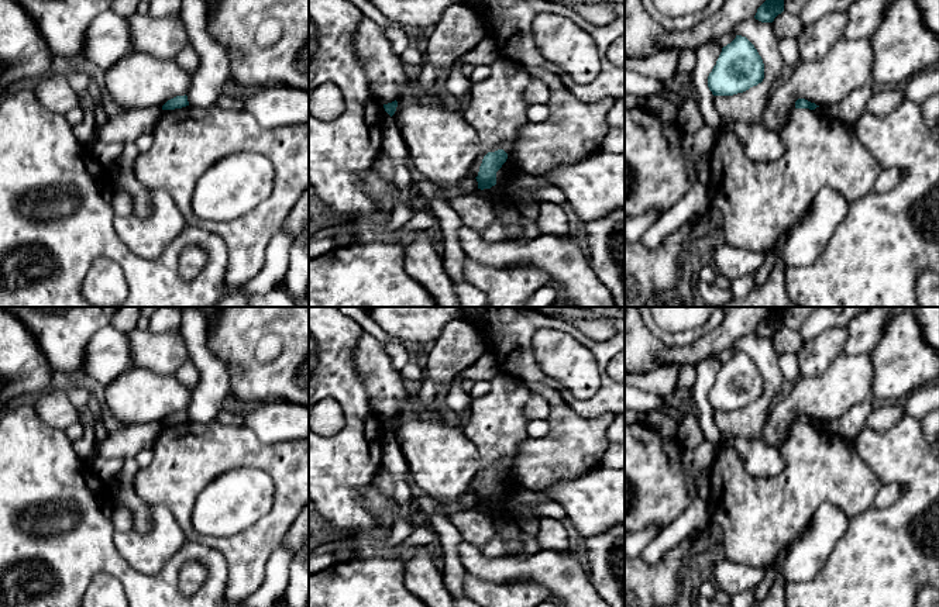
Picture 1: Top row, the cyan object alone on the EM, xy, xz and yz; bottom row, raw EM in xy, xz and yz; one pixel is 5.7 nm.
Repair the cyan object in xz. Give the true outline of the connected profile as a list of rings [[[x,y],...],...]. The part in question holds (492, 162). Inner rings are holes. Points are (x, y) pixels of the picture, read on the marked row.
[[[503,149],[488,152],[484,156],[478,176],[475,177],[478,182],[478,189],[491,189],[496,184],[496,172],[502,168],[506,159],[508,154]]]

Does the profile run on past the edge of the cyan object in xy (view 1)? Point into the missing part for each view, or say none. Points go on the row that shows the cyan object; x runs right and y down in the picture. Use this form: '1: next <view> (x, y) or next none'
1: next none

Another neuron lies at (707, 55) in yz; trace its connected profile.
[[[718,38],[704,42],[696,49],[696,63],[691,72],[692,85],[699,96],[698,107],[704,120],[704,127],[709,127],[715,132],[719,132],[722,118],[715,108],[713,94],[708,87],[708,76],[716,65],[720,52],[722,46],[718,44]]]

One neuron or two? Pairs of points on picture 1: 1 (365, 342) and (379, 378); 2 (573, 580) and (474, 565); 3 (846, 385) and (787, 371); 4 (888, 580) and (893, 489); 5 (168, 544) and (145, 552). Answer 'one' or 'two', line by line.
1: one
2: one
3: two
4: two
5: one

